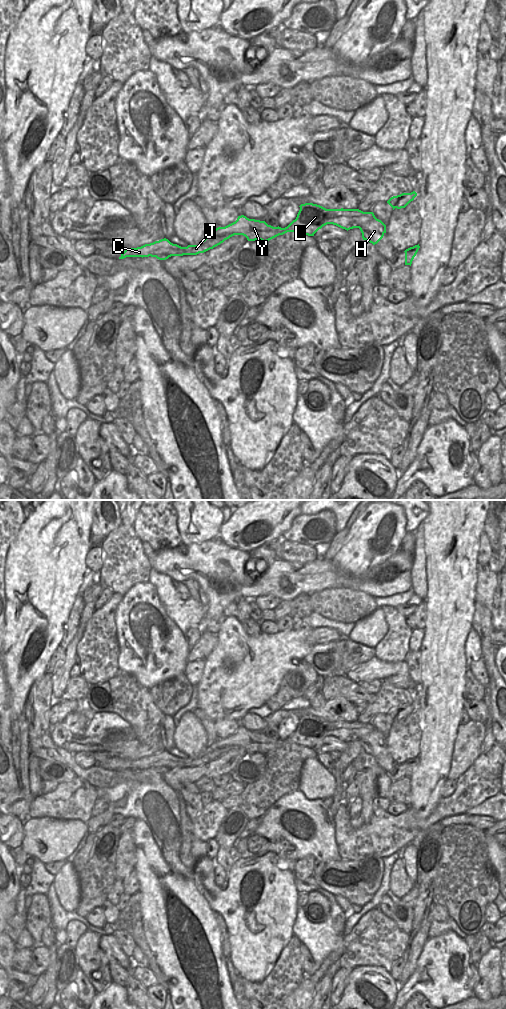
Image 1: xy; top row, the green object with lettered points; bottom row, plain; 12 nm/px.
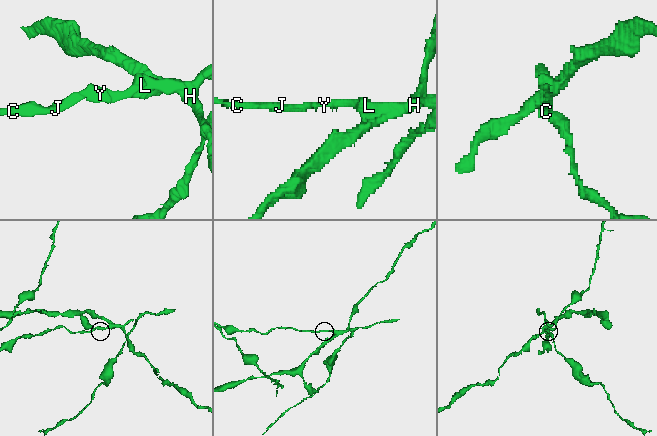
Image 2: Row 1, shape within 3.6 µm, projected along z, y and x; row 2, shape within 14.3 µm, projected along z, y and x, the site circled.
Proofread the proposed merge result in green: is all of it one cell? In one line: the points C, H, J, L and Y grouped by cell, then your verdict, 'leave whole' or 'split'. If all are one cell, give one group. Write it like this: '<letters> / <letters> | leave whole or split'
C J L Y / H | split

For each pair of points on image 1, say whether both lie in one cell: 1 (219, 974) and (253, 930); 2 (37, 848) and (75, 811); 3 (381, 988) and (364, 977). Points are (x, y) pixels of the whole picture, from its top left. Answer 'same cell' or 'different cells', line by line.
1: different cells
2: different cells
3: same cell

